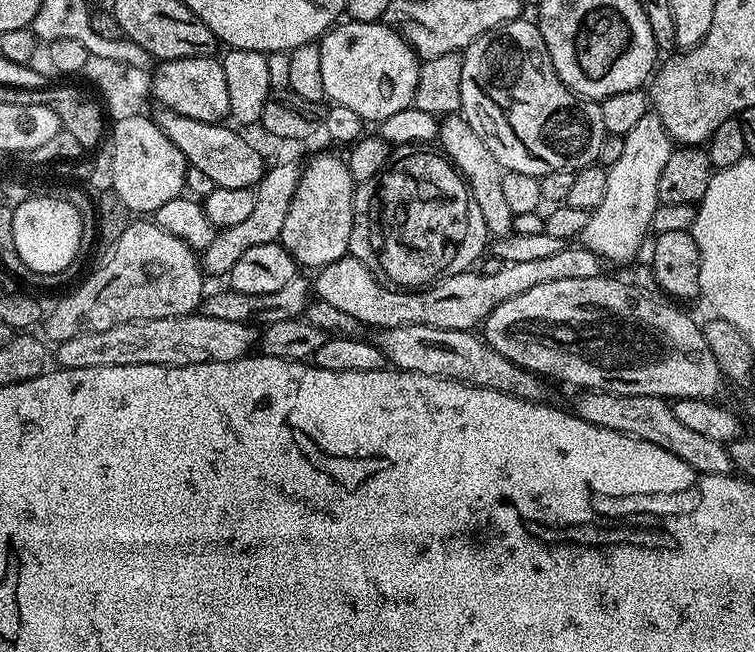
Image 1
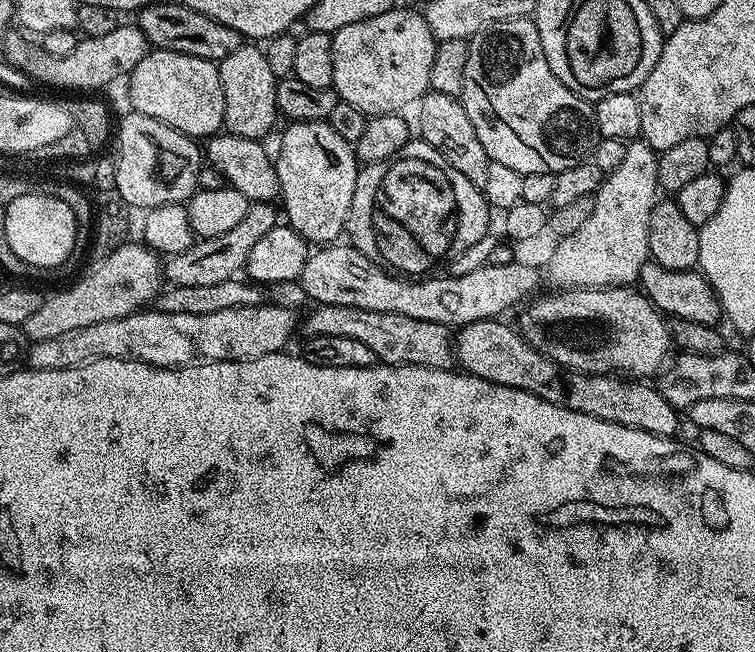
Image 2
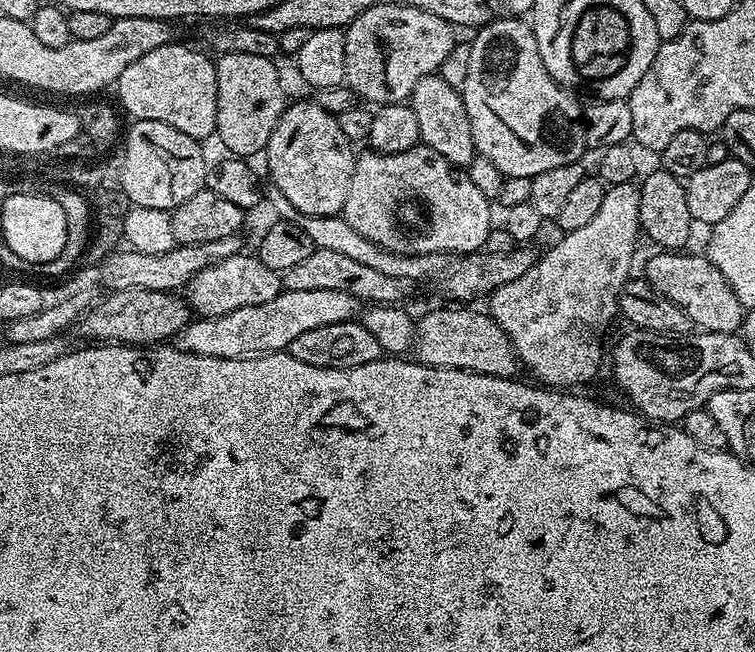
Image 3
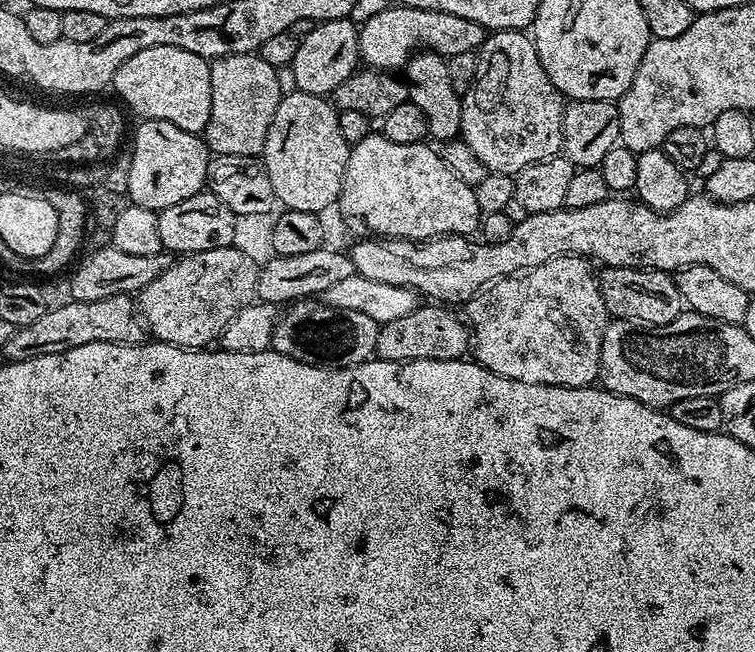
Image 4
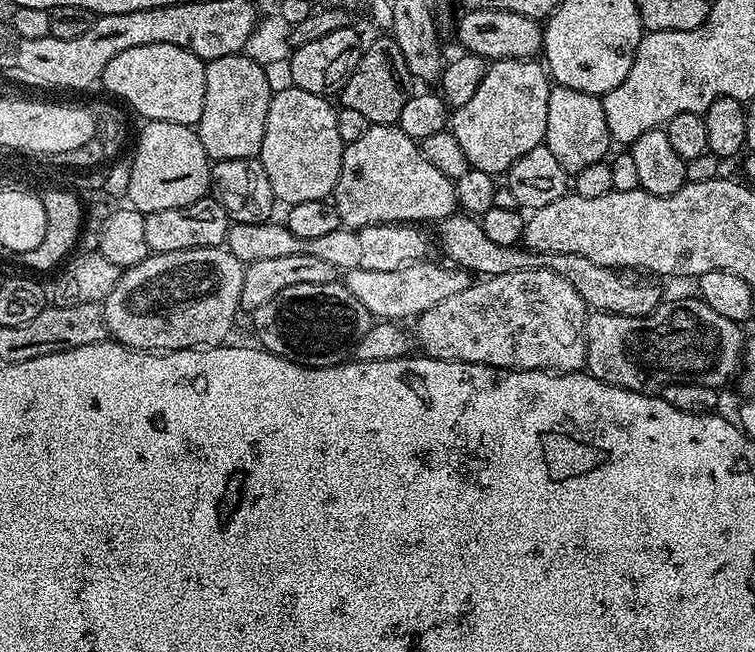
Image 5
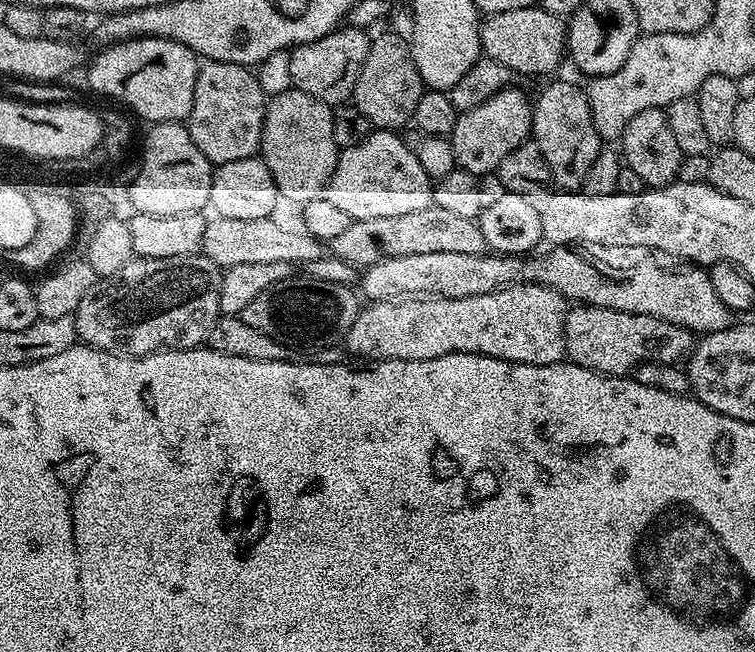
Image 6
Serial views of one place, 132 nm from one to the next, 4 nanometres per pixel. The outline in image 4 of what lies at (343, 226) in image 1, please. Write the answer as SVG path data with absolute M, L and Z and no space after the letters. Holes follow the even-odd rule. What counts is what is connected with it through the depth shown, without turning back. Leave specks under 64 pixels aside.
M292 90L289 96L281 95L262 153L277 201L284 203L285 209L324 214L339 201L349 147L346 138L342 138L342 130L338 130L337 109L325 97L299 90Z

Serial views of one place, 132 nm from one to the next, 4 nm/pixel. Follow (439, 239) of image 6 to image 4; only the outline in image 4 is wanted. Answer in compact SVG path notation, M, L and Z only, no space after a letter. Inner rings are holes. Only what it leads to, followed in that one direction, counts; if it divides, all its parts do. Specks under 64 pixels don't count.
M610 268L599 273L600 294L605 313L612 320L625 320L631 324L662 326L680 315L682 301L675 279L669 273L653 268Z

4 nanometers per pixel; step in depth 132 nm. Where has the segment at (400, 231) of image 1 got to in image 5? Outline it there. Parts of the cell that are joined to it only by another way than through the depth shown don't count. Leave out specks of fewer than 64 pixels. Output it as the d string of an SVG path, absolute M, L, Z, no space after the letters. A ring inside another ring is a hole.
M373 124L358 142L345 144L334 203L341 225L353 230L371 224L438 222L458 208L454 181L426 162L419 143L402 134L396 124Z

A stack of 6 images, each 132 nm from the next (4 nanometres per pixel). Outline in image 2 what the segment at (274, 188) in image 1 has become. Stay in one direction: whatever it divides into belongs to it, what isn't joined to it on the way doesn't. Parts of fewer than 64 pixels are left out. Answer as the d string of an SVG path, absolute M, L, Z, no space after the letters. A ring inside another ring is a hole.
M249 203L246 218L233 226L226 234L218 234L218 238L197 239L182 254L174 254L163 261L164 278L172 286L218 286L218 282L226 282L237 274L244 272L246 258L250 258L250 250L266 235L269 230L274 230L278 223L278 208L275 203Z

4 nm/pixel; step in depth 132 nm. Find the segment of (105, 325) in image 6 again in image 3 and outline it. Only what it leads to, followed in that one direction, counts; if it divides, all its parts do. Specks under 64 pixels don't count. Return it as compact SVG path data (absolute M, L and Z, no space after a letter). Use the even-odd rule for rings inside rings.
M237 254L214 266L206 266L206 270L198 270L198 274L190 278L186 285L186 299L197 317L230 314L230 310L242 310L242 306L262 306L262 302L270 302L270 298L282 291L281 273L270 270L259 255L244 255Z

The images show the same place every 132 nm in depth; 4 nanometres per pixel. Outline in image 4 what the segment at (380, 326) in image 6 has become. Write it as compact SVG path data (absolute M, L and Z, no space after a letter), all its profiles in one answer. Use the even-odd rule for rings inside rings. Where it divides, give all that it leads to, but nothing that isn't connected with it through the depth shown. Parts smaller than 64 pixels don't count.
M559 256L550 262L542 262L542 266L534 266L528 272L496 280L472 297L463 305L462 312L470 329L470 352L475 363L502 378L518 382L563 388L595 385L600 375L606 313L600 294L600 281L597 273L592 273L591 266L583 256Z

